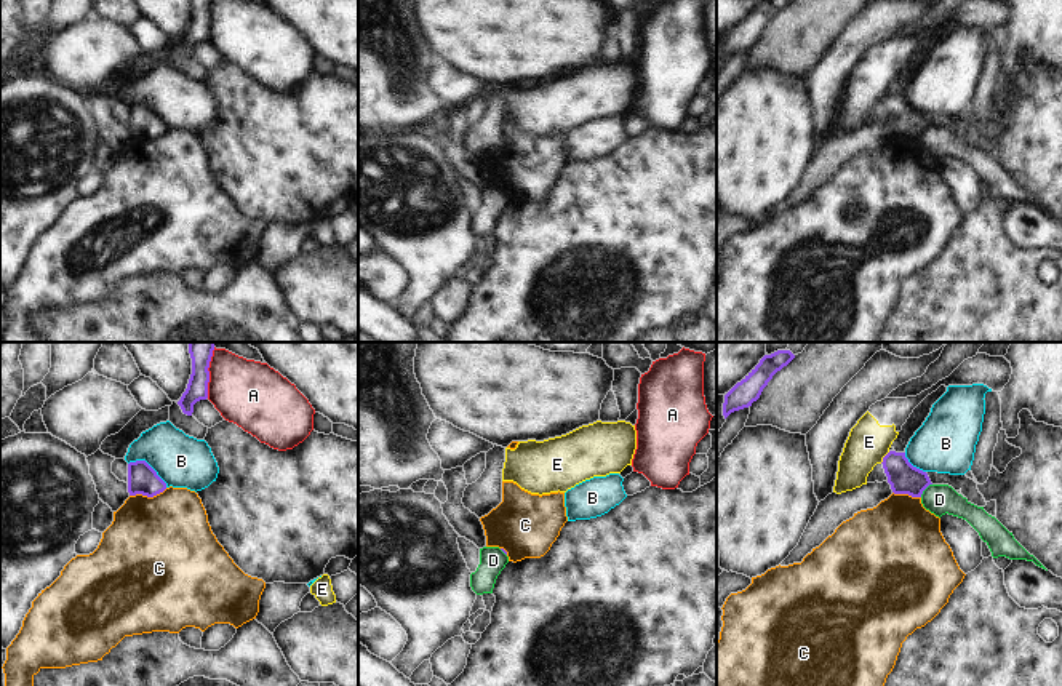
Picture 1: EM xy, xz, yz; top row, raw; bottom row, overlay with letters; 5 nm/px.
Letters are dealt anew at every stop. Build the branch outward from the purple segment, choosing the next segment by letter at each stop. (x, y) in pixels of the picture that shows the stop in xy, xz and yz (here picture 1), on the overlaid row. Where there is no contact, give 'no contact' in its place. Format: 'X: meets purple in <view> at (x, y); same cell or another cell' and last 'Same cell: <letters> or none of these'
A: meets purple in xy at (208, 373); another cell
B: meets purple in xy at (149, 466); another cell
C: meets purple in xy at (147, 496); another cell
D: meets purple in yz at (925, 488); another cell
E: meets purple in yz at (883, 458); another cell
Same cell: none of these

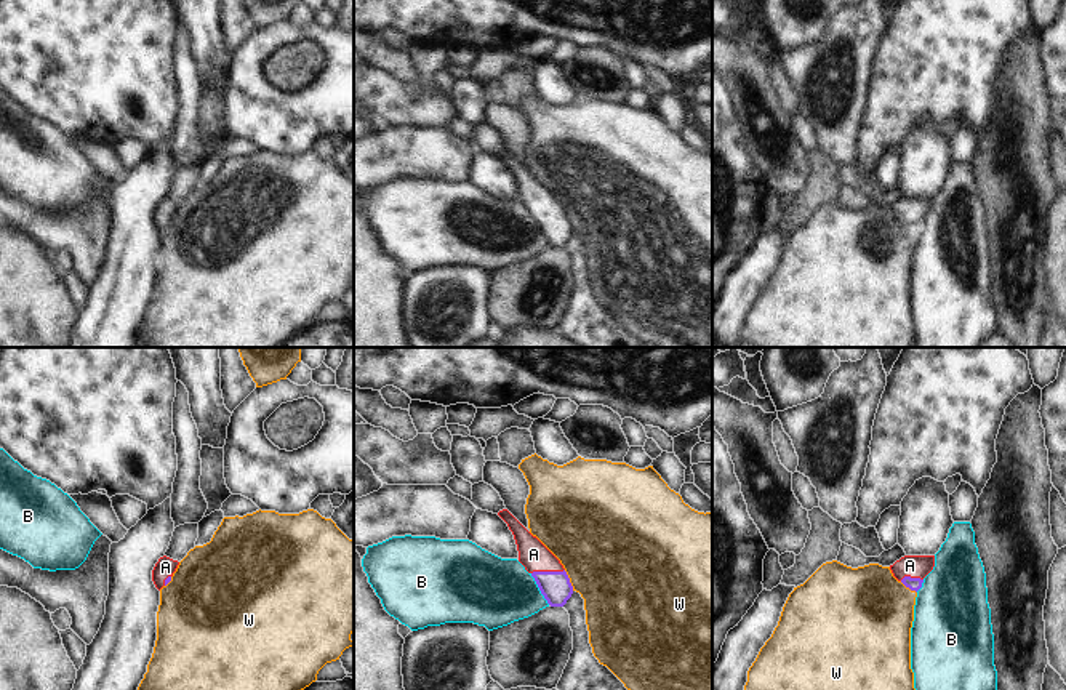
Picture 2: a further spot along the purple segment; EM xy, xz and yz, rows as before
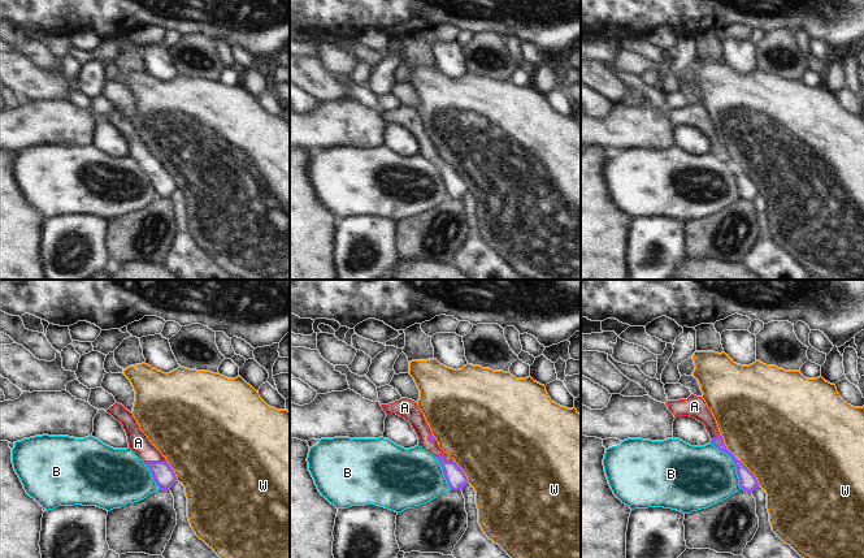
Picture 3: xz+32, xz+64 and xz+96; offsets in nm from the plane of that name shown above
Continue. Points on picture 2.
A: meets purple in xz at (548, 572); same cell
B: meets purple in xz at (540, 589); another cell
W: meets purple in xz at (569, 580); another cell
Same cell: A

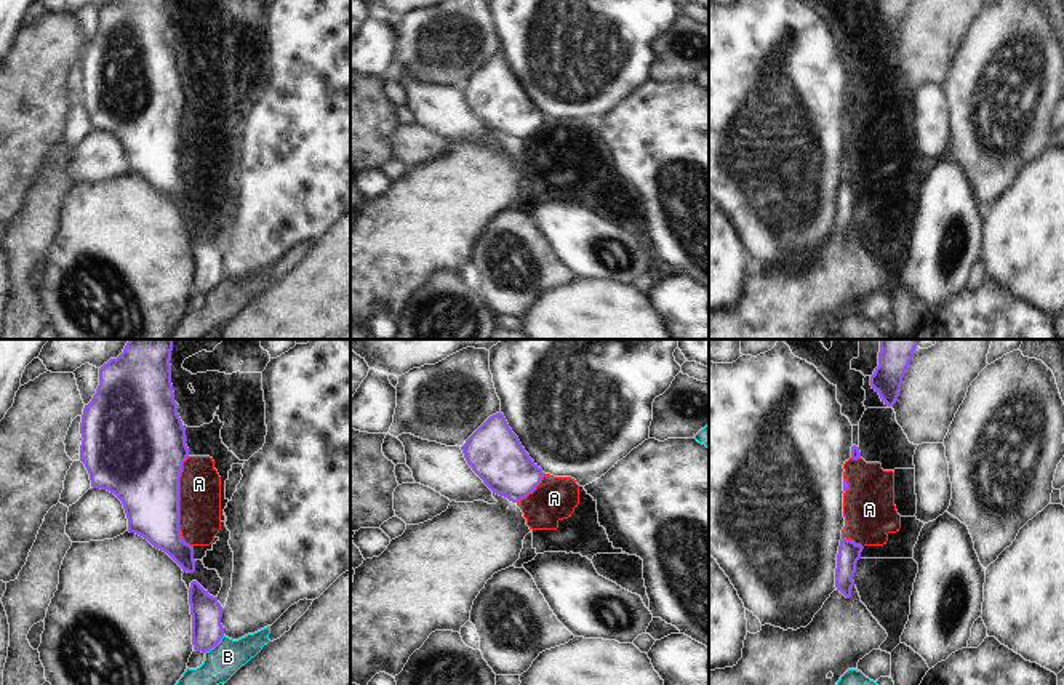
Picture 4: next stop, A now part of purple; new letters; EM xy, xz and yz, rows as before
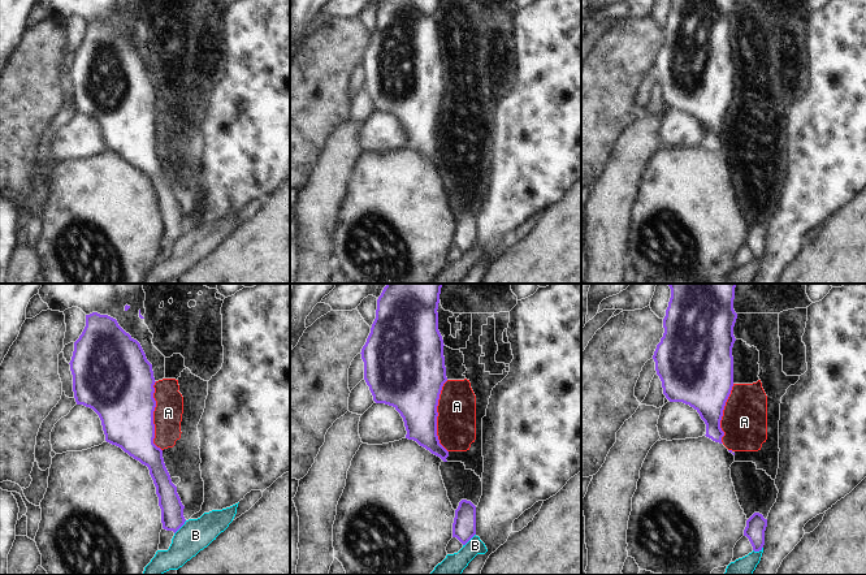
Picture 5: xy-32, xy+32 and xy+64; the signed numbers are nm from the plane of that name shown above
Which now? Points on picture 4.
A: meets purple in xy at (178, 501); same cell
B: meets purple in xy at (215, 645); another cell
Same cell: A

